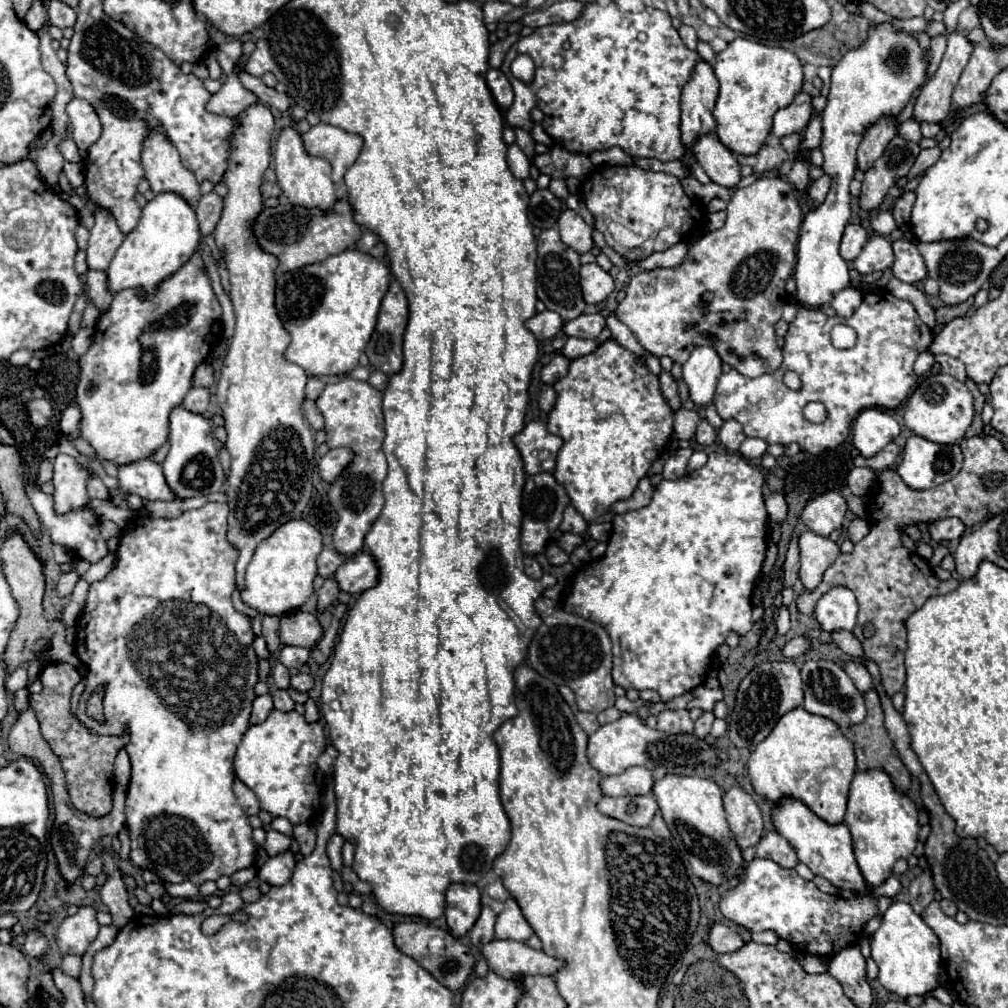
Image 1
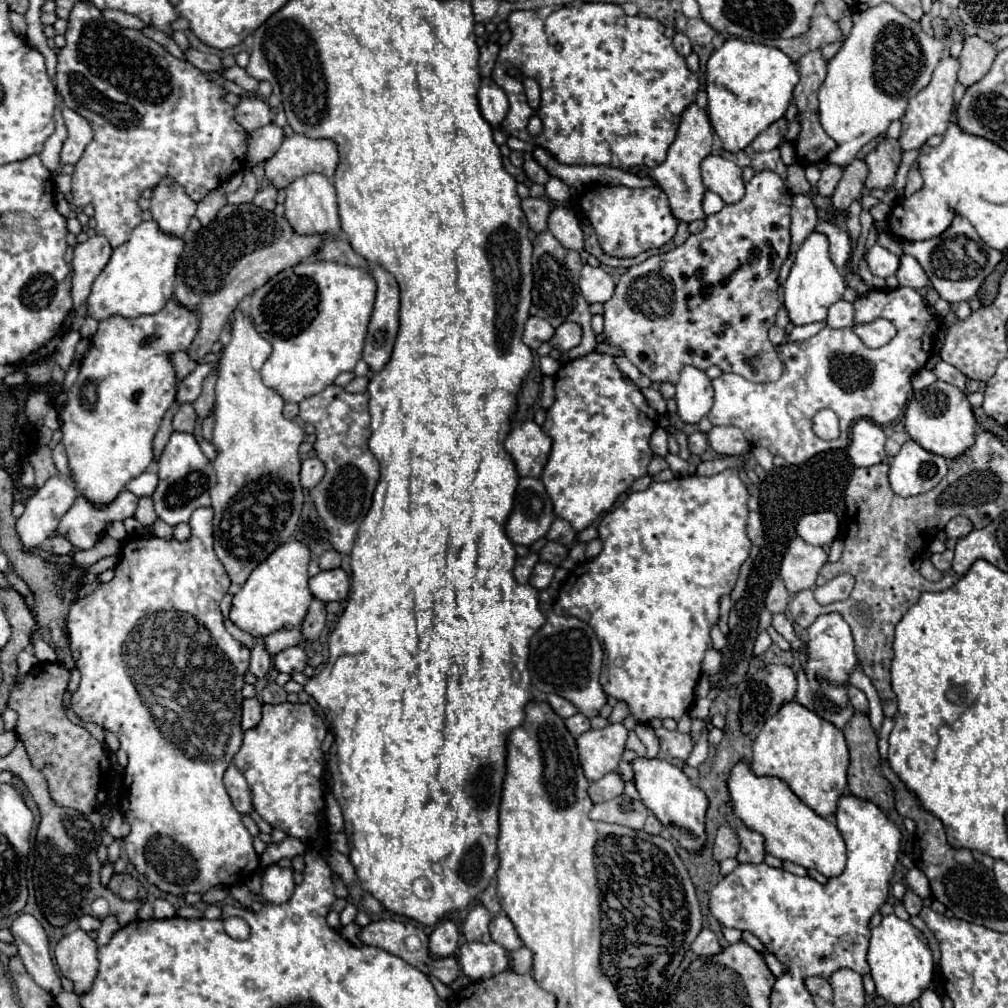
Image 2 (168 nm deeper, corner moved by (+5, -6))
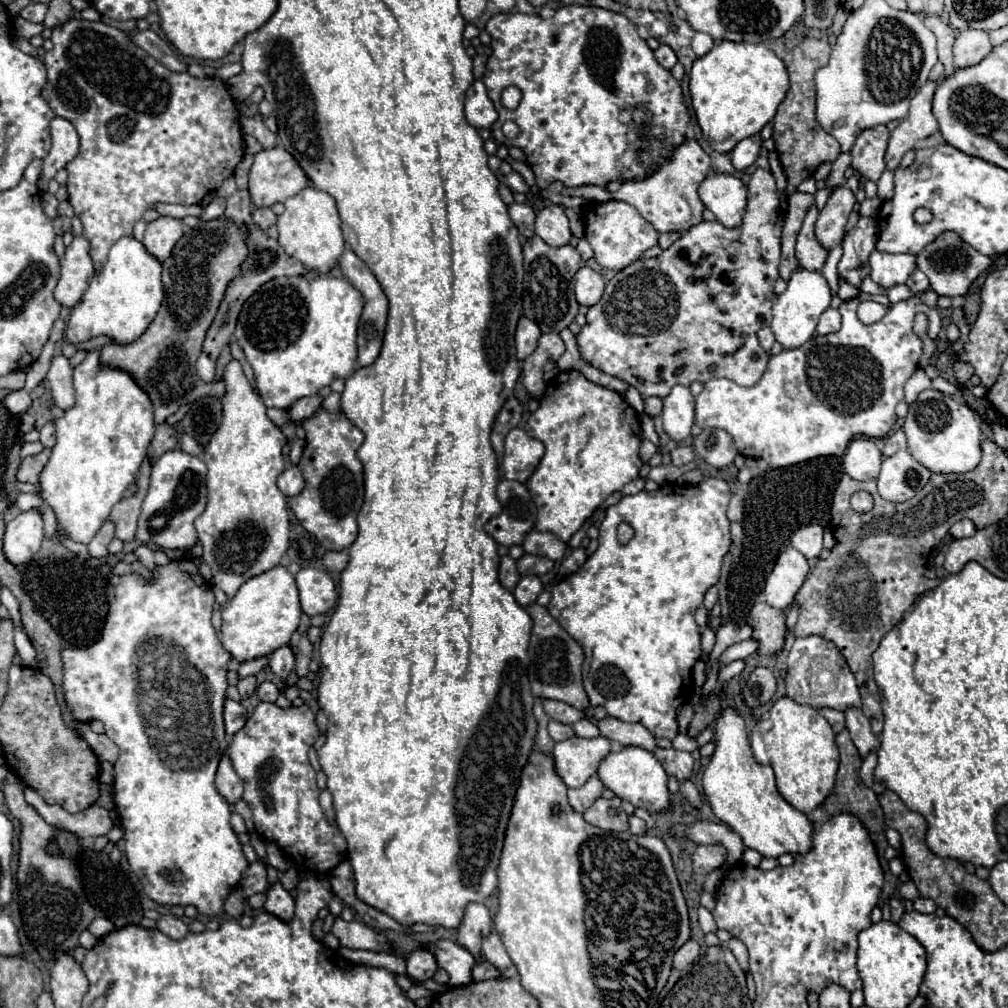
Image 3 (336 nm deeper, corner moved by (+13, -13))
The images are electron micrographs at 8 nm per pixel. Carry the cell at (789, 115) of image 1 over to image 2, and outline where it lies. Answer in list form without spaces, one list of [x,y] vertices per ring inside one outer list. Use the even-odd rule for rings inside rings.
[[[782,117],[782,119],[778,119],[778,121],[774,121],[764,133],[760,133],[760,135],[752,141],[752,147],[754,147],[756,151],[772,151],[772,149],[776,149],[776,147],[784,141],[786,133],[788,133],[788,121]]]

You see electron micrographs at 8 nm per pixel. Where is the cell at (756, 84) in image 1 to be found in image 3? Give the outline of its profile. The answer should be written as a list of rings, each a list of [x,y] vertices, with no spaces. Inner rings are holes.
[[[722,40],[708,54],[694,60],[688,86],[704,140],[712,150],[726,154],[740,140],[758,134],[774,118],[778,104],[788,92],[788,72],[766,44]]]

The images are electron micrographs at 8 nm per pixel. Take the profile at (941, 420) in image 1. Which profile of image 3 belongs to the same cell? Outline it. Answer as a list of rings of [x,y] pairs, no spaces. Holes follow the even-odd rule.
[[[934,388],[924,390],[918,396],[918,400],[910,404],[902,430],[906,432],[908,448],[912,456],[930,472],[936,472],[936,474],[970,472],[980,464],[980,456],[982,456],[980,418],[970,406],[956,402],[948,394],[942,394]]]

